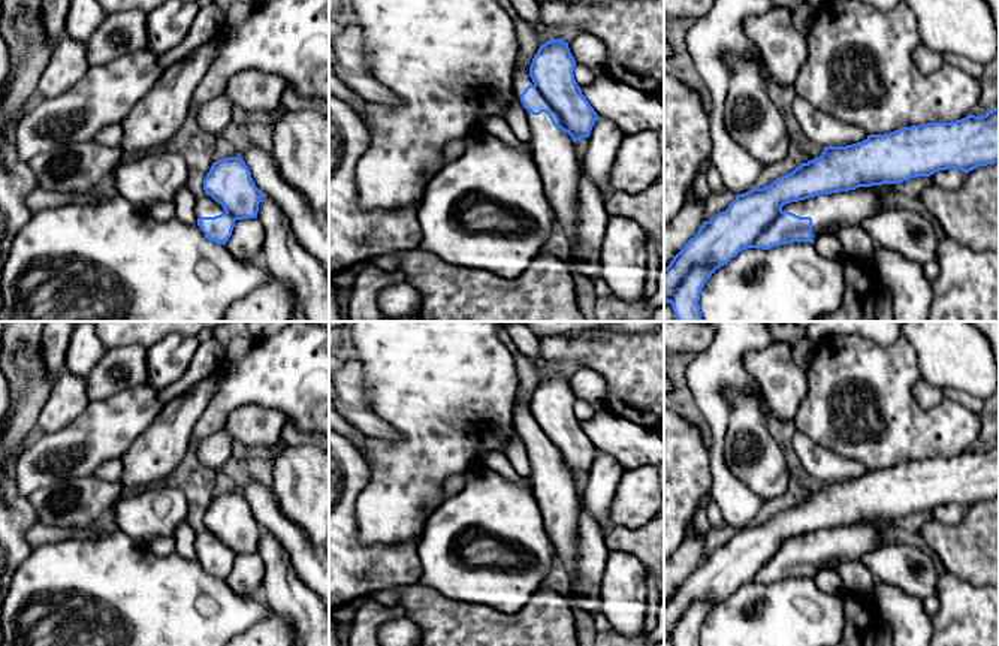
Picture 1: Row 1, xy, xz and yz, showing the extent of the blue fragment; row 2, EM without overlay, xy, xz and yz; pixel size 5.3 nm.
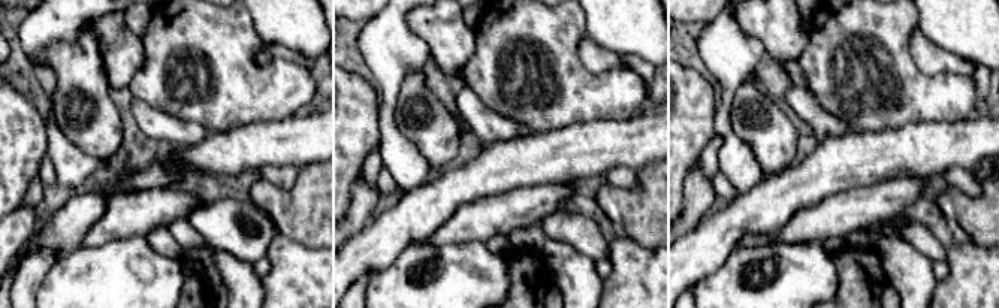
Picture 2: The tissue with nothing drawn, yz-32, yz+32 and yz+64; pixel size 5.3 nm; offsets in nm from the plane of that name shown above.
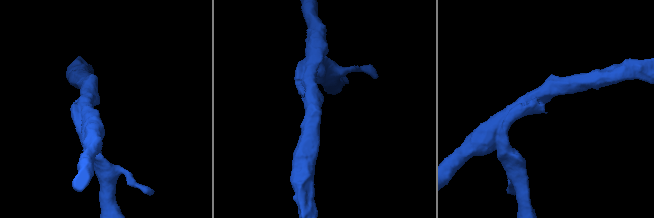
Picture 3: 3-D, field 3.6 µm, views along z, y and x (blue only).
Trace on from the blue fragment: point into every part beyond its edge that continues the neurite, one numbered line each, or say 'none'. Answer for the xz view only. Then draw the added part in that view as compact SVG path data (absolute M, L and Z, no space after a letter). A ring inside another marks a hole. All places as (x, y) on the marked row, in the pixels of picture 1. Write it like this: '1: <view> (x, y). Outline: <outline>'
1: xz (554, 151). Outline: M526 111L531 129L531 148L543 187L552 203L558 229L576 244L577 191L580 162L571 136L555 127L546 112L532 115Z

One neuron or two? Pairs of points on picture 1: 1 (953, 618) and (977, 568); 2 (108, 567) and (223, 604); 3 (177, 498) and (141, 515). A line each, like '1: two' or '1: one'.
1: two
2: one
3: one

